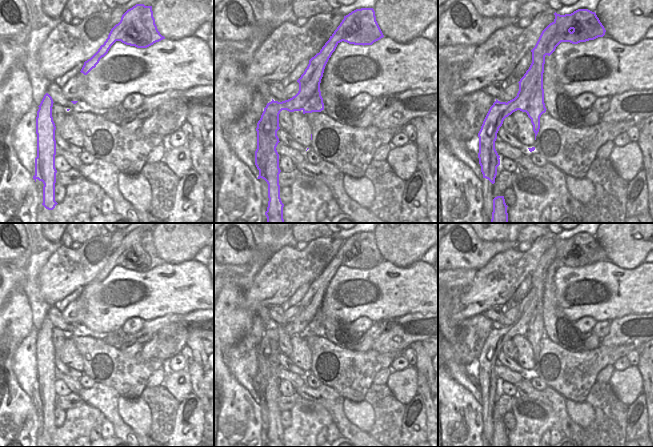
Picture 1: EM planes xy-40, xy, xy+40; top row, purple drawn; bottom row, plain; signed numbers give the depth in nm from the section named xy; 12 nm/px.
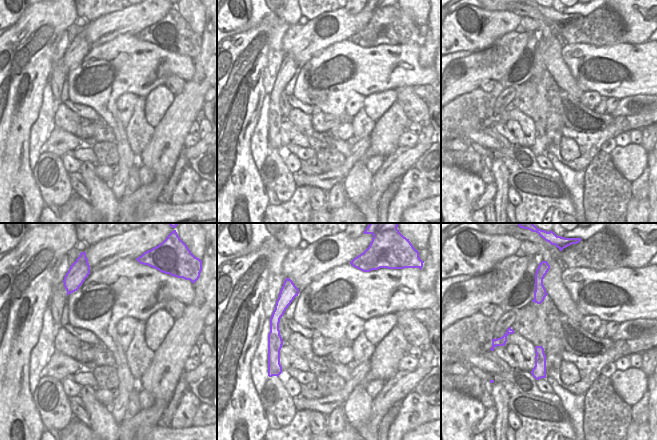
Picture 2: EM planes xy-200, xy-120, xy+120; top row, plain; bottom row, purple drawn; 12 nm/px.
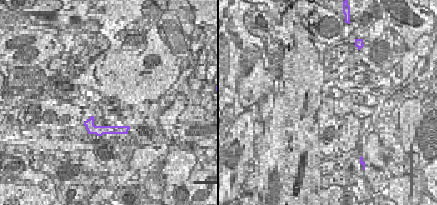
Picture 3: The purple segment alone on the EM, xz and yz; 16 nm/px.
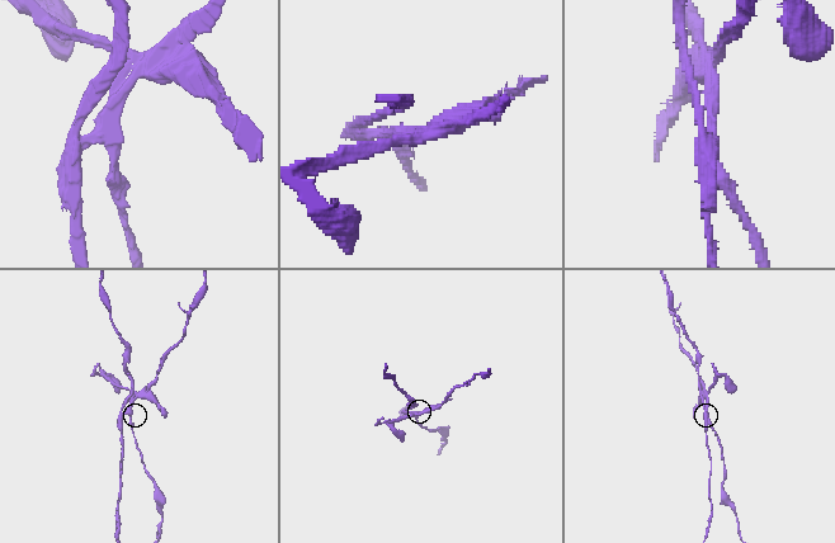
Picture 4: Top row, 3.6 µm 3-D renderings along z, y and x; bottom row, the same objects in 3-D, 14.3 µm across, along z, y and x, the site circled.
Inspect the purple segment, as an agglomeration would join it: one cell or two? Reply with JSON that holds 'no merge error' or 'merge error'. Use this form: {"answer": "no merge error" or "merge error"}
{"answer": "merge error"}

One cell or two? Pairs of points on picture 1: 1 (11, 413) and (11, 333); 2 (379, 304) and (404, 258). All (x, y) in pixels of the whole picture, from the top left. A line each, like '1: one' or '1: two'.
1: one
2: two

